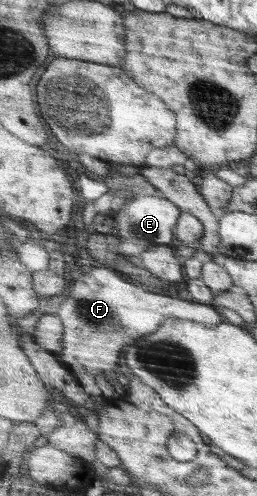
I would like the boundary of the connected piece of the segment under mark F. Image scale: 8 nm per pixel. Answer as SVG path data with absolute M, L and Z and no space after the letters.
M94 267L92 272L76 281L71 295L57 311L66 325L65 349L57 355L75 375L91 372L94 376L112 377L123 349L133 341L157 332L169 320L193 320L211 328L225 322L225 315L213 304L151 293L127 279L117 269Z

